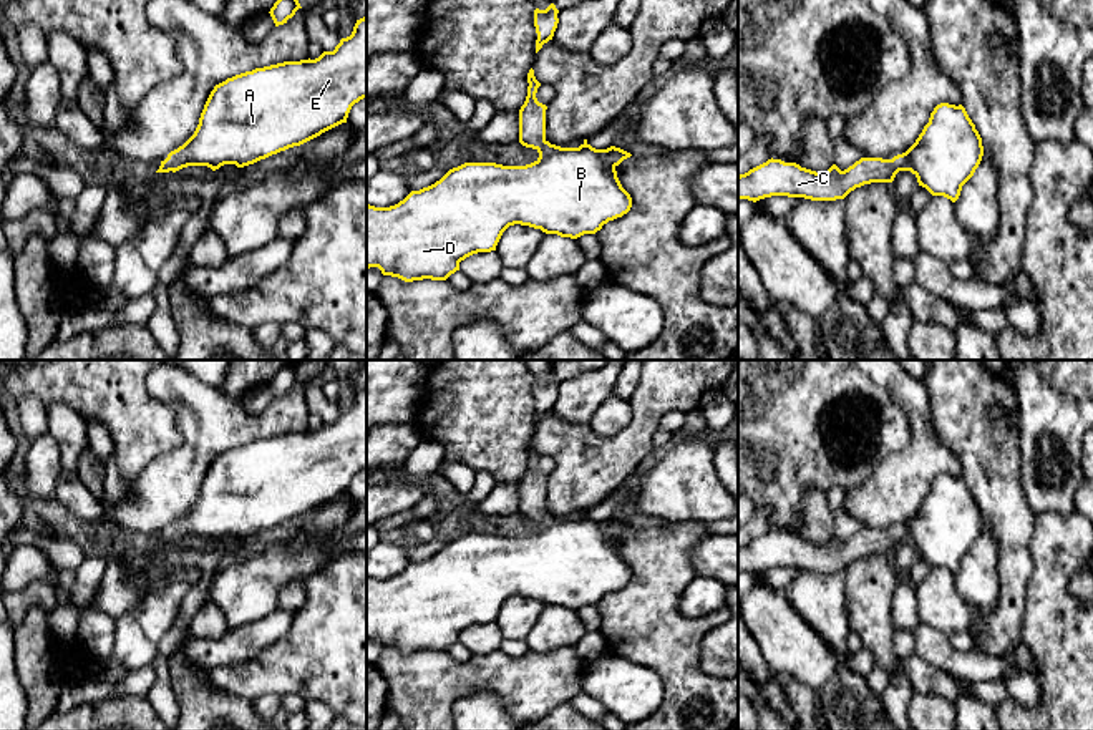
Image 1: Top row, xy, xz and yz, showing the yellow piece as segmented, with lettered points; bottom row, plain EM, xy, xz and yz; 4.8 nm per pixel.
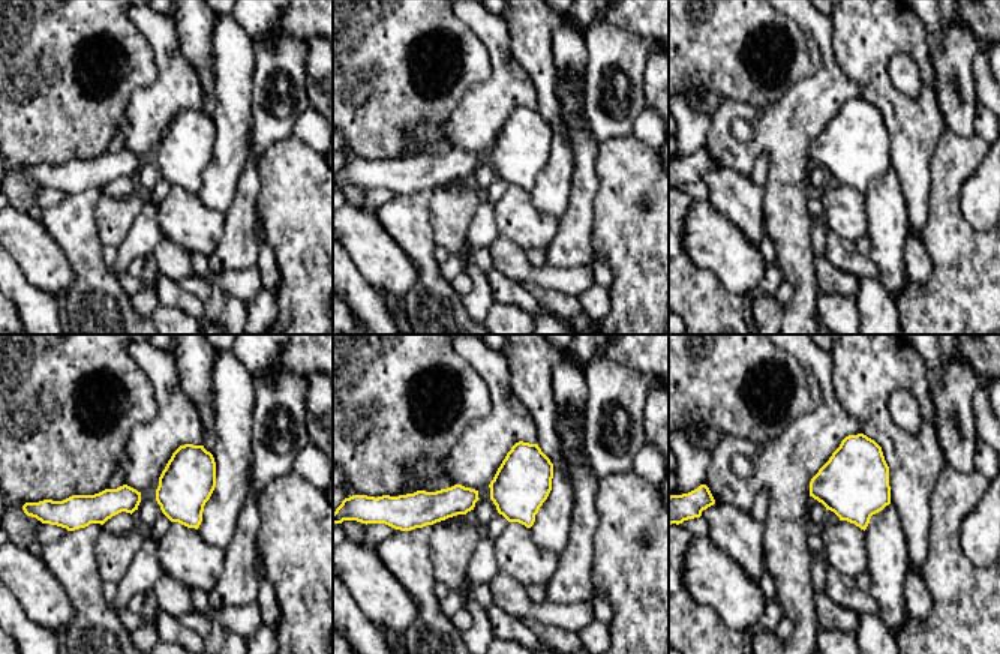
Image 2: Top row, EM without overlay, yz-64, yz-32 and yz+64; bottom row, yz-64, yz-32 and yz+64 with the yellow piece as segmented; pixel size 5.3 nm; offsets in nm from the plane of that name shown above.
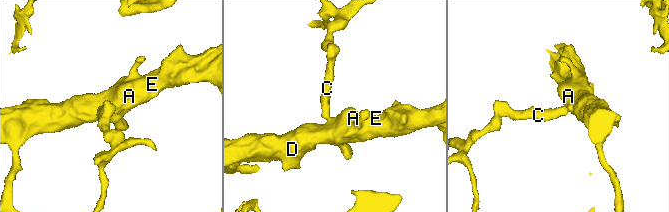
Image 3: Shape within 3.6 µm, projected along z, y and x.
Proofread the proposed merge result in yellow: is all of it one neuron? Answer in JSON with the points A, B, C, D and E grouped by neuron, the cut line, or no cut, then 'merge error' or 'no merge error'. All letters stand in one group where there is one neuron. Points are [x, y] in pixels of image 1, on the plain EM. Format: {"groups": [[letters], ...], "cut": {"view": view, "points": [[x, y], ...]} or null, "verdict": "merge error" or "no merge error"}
{"groups": [["A", "B", "C", "D", "E"]], "cut": null, "verdict": "no merge error"}

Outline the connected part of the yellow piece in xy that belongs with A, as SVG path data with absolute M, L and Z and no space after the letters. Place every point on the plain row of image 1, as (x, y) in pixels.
M367 387L357 392L352 406L342 410L333 423L323 423L315 431L255 440L216 456L204 476L194 506L169 524L156 544L176 544L187 538L207 538L216 543L224 536L236 536L237 539L254 536L347 494L352 478L363 470L367 470Z

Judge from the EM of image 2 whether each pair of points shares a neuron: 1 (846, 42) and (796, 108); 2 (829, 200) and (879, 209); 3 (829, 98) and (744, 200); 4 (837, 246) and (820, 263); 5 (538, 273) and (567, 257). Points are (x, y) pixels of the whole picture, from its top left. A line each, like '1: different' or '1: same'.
1: different
2: different
3: different
4: different
5: different

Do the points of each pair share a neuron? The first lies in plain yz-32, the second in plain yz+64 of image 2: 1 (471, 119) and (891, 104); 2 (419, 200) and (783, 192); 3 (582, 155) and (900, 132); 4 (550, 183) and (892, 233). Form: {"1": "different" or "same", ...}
{"1": "different", "2": "different", "3": "same", "4": "same"}

